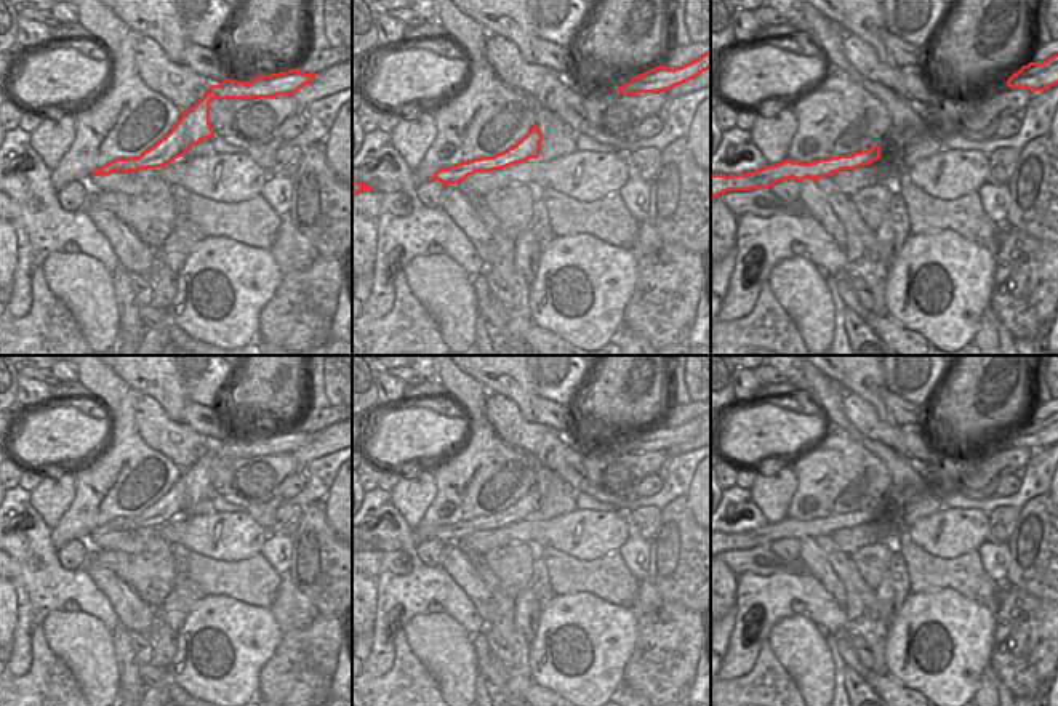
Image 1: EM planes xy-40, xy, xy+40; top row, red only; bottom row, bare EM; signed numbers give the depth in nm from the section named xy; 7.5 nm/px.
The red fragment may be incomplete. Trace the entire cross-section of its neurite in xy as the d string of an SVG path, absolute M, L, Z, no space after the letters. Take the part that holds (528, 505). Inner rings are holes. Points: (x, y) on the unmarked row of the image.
M533 483L533 487L515 504L509 506L507 509L499 511L493 515L472 517L469 520L461 520L448 527L440 527L434 532L431 538L440 540L445 544L459 543L467 535L477 530L503 528L511 523L527 520L530 517L538 517L541 499L543 491L538 483Z

